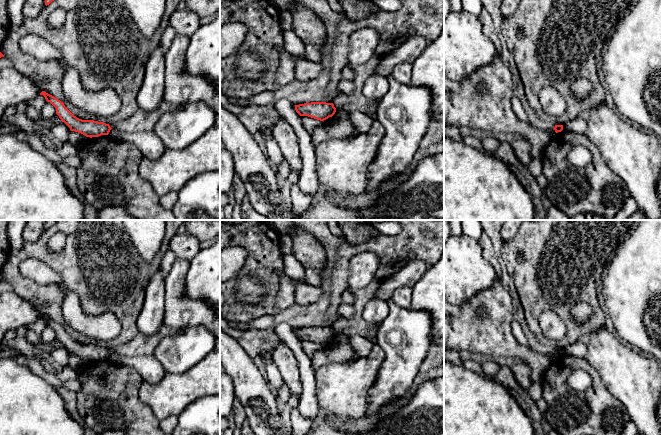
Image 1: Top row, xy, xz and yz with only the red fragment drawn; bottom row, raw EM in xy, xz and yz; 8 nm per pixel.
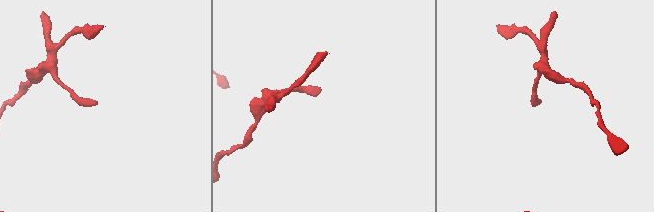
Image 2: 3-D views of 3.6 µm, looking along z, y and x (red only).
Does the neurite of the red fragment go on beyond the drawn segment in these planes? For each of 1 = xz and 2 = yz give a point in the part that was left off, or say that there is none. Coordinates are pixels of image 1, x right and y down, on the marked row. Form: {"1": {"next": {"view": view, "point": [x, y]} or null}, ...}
{"1": {"next": null}, "2": {"next": null}}

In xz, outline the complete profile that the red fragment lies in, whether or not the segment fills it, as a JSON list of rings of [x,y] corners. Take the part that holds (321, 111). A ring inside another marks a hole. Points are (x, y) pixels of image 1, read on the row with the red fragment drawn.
[[[311,102],[295,105],[295,110],[300,116],[308,116],[320,121],[332,117],[336,112],[334,104],[326,102]]]

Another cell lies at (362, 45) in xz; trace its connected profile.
[[[361,28],[351,33],[348,42],[348,65],[365,64],[374,57],[380,40],[373,28]]]

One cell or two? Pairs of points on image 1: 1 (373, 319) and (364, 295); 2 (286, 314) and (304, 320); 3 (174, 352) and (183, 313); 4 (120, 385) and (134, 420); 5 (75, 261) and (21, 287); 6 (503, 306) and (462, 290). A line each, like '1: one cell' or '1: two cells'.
1: two cells
2: one cell
3: two cells
4: one cell
5: one cell
6: two cells

